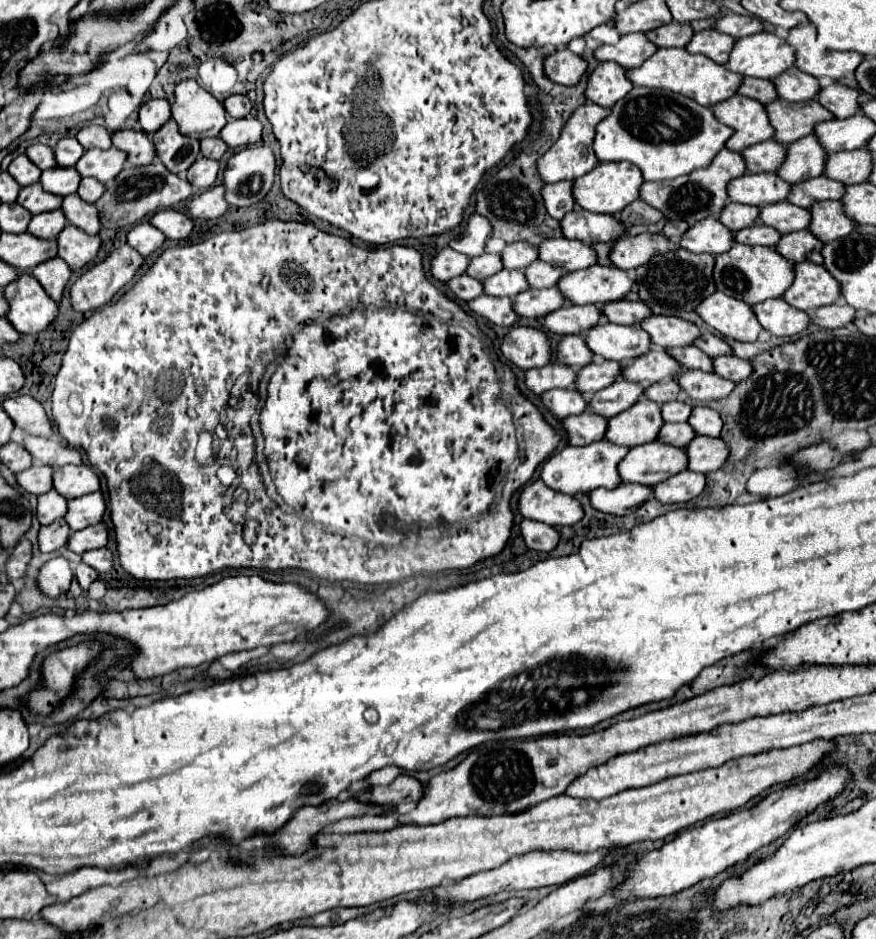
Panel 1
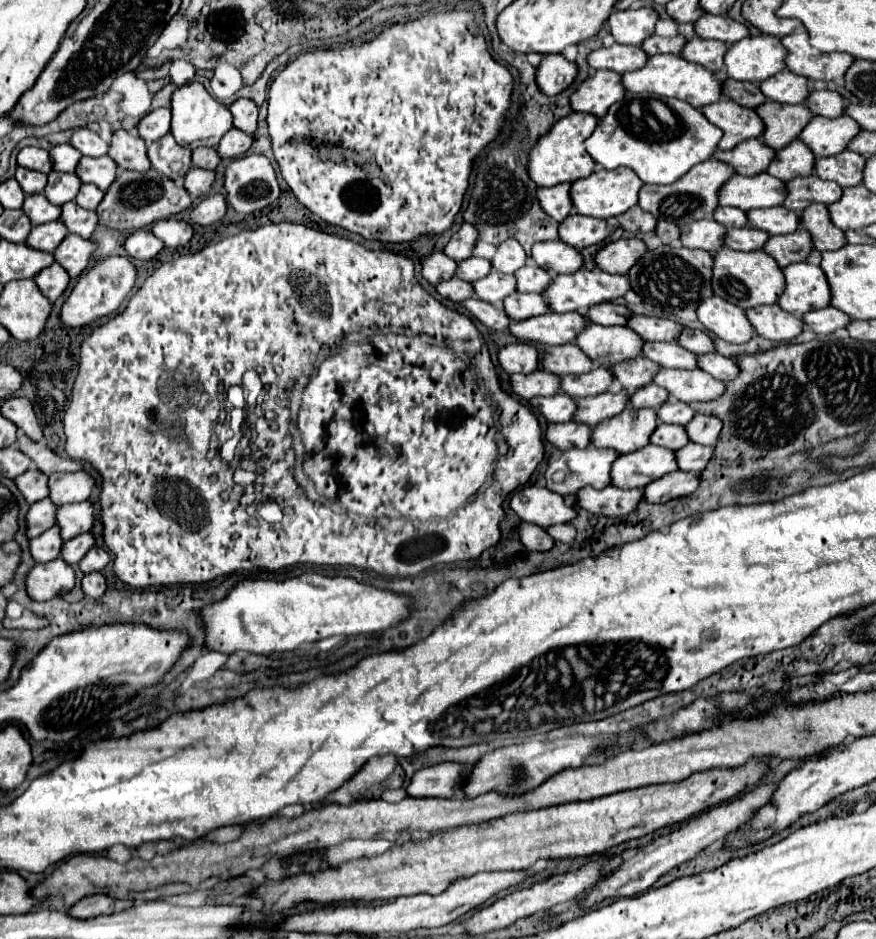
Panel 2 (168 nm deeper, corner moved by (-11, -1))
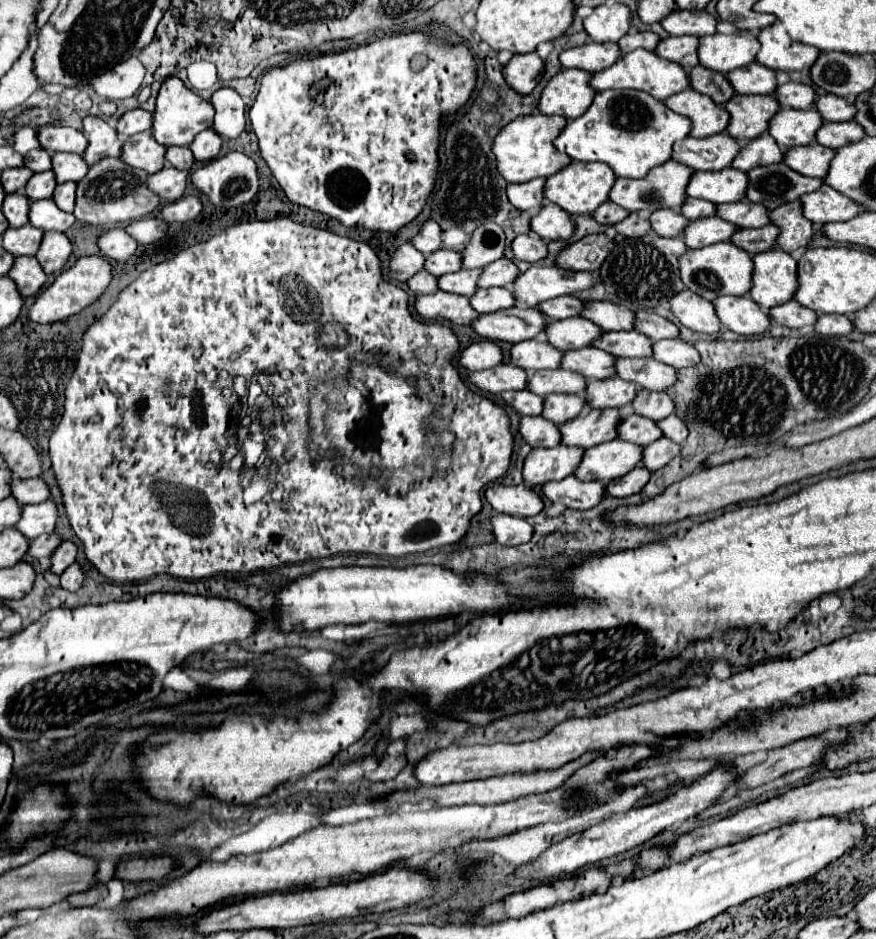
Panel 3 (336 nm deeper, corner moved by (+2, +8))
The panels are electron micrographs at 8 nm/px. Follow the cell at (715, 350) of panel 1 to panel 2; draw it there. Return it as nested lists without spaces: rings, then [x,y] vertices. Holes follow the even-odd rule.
[[[684,328],[684,334],[676,340],[680,346],[684,346],[686,350],[692,350],[694,354],[708,354],[708,352],[716,352],[716,346],[714,346],[714,340],[702,332],[702,330],[690,330],[690,328]]]

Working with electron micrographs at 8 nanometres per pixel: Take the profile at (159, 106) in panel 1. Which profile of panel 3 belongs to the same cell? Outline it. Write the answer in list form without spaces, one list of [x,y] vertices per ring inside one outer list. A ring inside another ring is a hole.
[[[133,109],[133,111],[127,111],[119,123],[117,123],[117,133],[119,137],[131,137],[135,133],[141,133],[141,131],[147,131],[151,129],[151,113],[143,111],[143,109]]]

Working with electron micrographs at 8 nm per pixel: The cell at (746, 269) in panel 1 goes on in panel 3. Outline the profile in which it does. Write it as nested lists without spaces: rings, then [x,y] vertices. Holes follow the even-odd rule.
[[[731,241],[715,243],[703,249],[687,251],[679,257],[679,273],[685,287],[707,301],[713,301],[719,295],[729,295],[725,291],[747,291],[751,287],[751,255],[743,253]],[[713,275],[713,277],[711,277]]]

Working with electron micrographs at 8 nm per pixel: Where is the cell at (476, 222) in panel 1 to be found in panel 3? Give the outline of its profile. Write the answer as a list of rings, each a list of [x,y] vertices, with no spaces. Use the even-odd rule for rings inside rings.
[[[425,221],[421,231],[409,243],[415,245],[415,249],[421,251],[423,255],[429,255],[429,253],[437,251],[439,245],[441,245],[441,229],[439,229],[439,225],[435,225],[435,221]]]

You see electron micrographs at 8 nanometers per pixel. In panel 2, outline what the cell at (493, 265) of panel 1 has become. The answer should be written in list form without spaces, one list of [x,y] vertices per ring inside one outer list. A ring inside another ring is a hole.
[[[468,258],[458,264],[458,278],[464,278],[468,282],[476,282],[480,278],[486,278],[492,272],[492,262],[486,258]]]

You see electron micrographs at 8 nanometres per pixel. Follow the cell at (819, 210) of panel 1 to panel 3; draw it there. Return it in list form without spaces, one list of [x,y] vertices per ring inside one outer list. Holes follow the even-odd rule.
[[[799,201],[783,203],[781,207],[777,207],[769,213],[769,219],[781,231],[775,243],[785,253],[793,253],[797,249],[803,249],[809,243],[811,235],[815,233],[813,223],[803,217]]]

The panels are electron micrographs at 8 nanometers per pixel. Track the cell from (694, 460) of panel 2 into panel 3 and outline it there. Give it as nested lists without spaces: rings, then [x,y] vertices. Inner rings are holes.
[[[661,437],[643,449],[641,465],[649,471],[657,471],[665,467],[673,457],[677,457],[679,451],[681,451],[681,445],[675,445],[673,441],[667,441],[665,437]]]

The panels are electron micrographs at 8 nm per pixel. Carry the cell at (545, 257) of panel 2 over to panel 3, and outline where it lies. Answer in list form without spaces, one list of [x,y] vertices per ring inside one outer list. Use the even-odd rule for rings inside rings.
[[[531,233],[515,237],[515,241],[511,243],[511,251],[517,261],[529,261],[529,263],[535,263],[547,255],[545,241]]]

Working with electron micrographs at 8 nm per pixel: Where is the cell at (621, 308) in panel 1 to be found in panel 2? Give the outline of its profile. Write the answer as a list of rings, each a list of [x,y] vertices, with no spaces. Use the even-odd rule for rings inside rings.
[[[604,302],[600,306],[592,306],[592,310],[588,310],[586,316],[594,324],[602,324],[602,326],[626,326],[628,324],[628,318],[632,318],[634,314],[624,304]]]

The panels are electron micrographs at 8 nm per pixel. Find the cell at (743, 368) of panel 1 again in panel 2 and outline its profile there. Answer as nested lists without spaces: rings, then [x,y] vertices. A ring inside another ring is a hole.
[[[716,352],[698,356],[698,362],[700,362],[700,368],[704,372],[712,374],[716,380],[722,380],[722,382],[730,382],[740,374],[740,368],[732,358],[726,358],[726,356],[716,354]]]

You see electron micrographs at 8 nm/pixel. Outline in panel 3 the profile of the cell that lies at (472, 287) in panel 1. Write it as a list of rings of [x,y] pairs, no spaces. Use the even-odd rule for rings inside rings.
[[[421,269],[407,281],[407,285],[415,295],[427,295],[427,293],[435,291],[435,279],[437,277],[431,277],[431,273]]]

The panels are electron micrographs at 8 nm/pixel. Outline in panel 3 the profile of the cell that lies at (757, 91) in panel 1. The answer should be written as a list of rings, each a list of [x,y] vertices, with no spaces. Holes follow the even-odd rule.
[[[697,65],[689,71],[689,79],[691,79],[691,89],[711,97],[717,105],[723,105],[733,97],[729,81],[721,73],[715,73]]]

